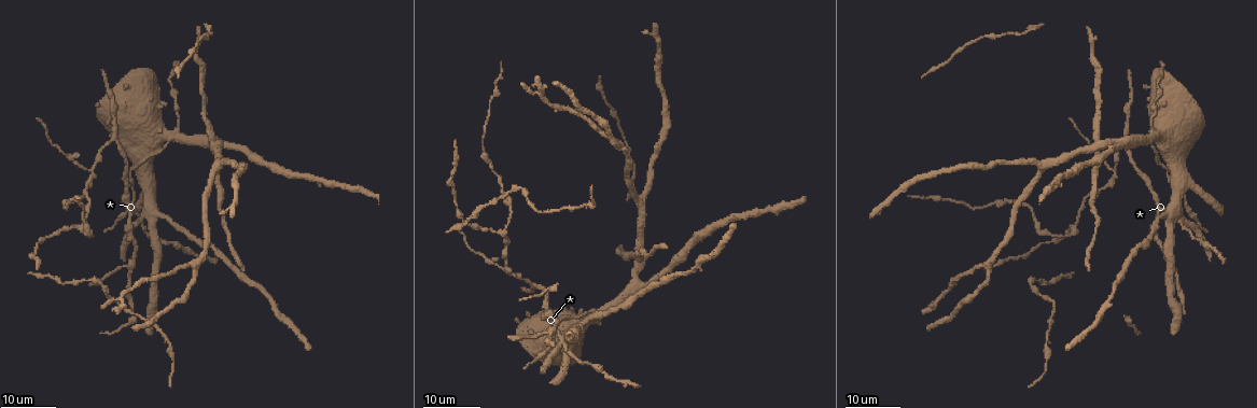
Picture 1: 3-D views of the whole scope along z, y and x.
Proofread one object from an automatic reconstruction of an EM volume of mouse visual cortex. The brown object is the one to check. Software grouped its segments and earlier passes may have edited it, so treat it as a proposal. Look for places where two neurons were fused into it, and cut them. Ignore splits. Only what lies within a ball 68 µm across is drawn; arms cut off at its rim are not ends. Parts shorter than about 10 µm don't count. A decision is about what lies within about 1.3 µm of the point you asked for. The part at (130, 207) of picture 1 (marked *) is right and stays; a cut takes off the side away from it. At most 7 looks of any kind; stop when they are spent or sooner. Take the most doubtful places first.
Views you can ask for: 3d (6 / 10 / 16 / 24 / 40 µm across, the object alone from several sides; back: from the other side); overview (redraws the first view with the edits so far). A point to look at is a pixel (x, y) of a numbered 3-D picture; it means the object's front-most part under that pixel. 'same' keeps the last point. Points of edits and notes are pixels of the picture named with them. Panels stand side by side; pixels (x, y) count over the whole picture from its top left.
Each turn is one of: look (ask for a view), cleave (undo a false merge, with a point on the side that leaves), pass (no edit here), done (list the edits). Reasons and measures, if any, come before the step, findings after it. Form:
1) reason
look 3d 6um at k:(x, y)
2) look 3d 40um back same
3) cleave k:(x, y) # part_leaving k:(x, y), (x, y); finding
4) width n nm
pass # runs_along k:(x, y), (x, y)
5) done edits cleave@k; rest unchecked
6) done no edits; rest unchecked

look 3d 16um at 1:(168, 140)

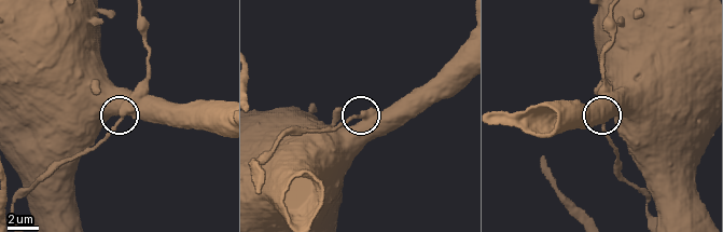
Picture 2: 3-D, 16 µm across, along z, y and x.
look 3d 10um at 2:(123, 114)

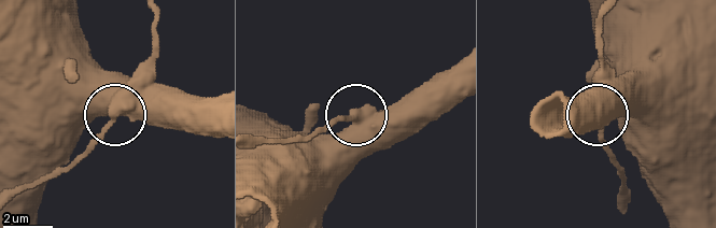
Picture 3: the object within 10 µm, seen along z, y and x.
look 3d 10um back at 3:(115, 114)

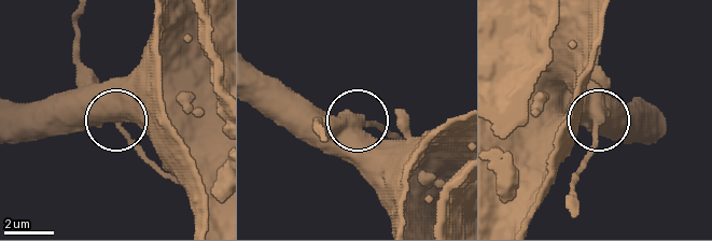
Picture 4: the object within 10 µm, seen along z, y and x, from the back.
pass # one neuron here

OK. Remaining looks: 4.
look 3d 24um at 1:(211, 145)

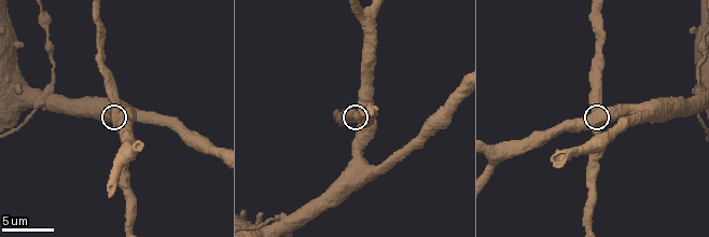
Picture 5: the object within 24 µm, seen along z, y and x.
look 3d 6um at 5:(114, 115)

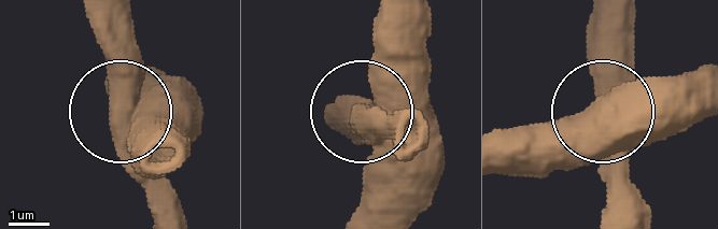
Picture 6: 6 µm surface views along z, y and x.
side_arm 58 um
pass # one neuron here

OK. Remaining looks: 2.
three arms meet
look 3d 16um at 1:(114, 138)

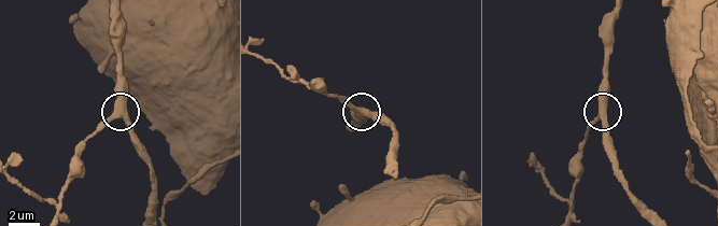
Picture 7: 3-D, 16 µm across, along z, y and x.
look 3d 6um at 7:(118, 110)

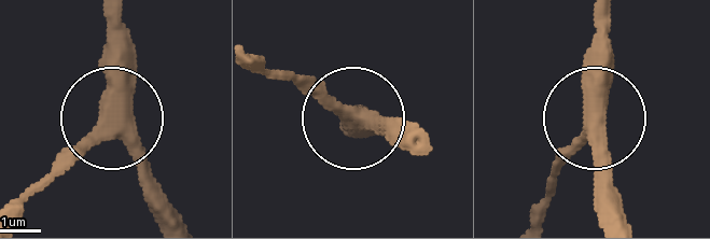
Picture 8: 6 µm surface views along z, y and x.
arms 3
pass # one neuron here

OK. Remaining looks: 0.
done no edits; rest unchecked

